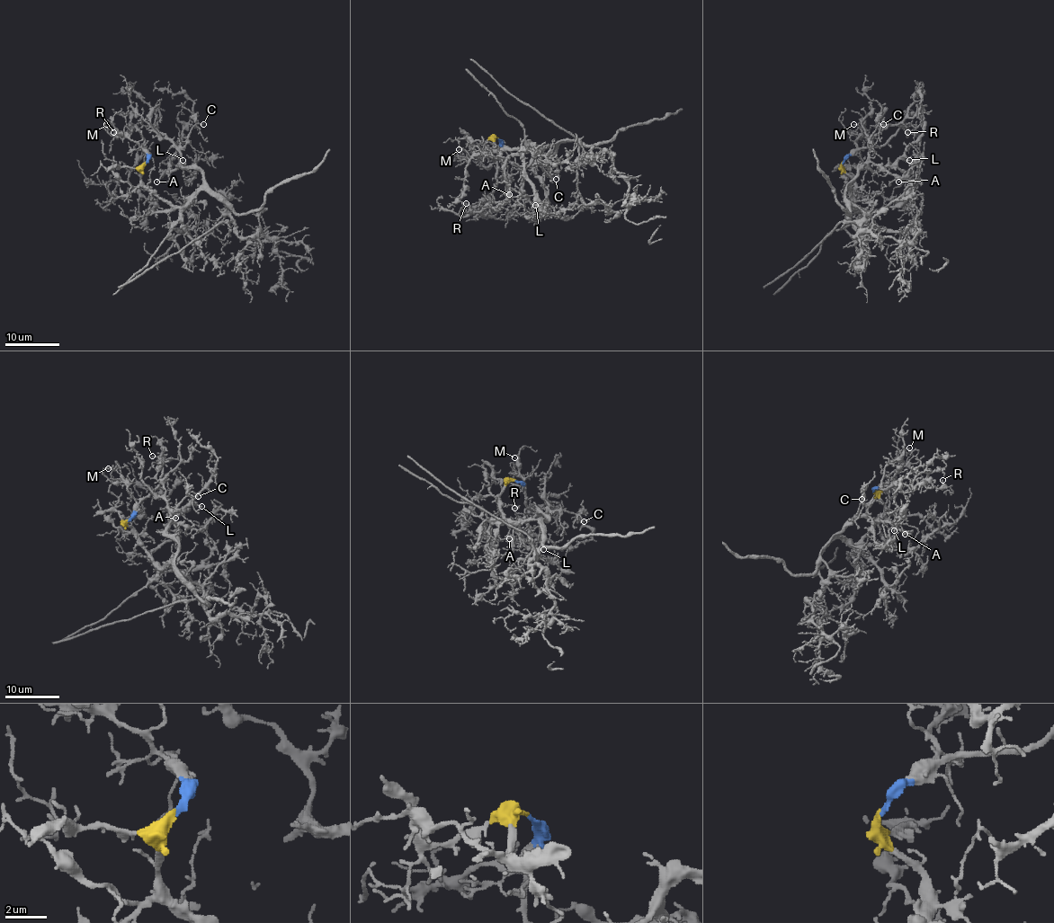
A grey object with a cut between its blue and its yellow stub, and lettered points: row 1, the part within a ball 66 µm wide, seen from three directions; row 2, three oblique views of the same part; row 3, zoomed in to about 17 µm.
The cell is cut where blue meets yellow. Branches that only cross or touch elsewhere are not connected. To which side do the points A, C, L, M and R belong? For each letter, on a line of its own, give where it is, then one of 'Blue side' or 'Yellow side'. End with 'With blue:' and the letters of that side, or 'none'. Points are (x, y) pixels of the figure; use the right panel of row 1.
A: Place: (898, 181). Yellow side
C: Place: (883, 124). Yellow side
L: Place: (909, 160). Yellow side
M: Place: (853, 124). Blue side
R: Place: (907, 132). Blue side
With blue: M, R

